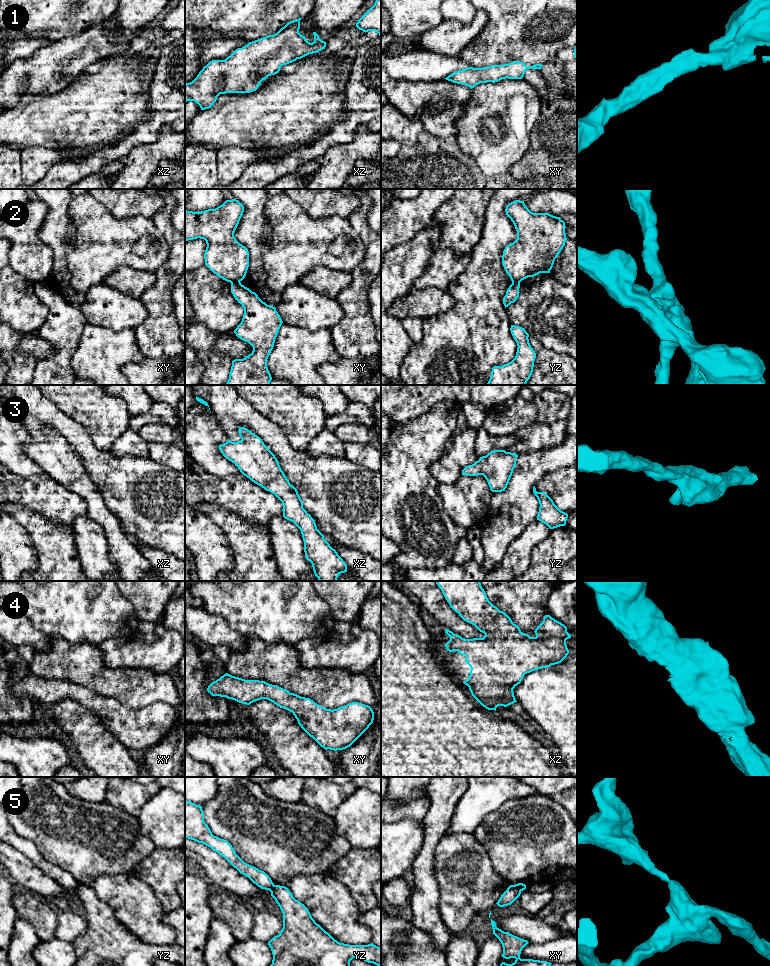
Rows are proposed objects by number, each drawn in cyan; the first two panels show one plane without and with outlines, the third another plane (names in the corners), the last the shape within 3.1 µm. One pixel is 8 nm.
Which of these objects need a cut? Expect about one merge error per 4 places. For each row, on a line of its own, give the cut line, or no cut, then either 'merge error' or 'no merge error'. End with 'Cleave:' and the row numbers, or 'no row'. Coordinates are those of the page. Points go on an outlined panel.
1: cut none; no merge error
2: cut xy (239, 281), (231, 283); merge error
3: cut none; no merge error
4: cut none; no merge error
5: cut xy (512, 885), (521, 890); merge error
Cleave: 2, 5

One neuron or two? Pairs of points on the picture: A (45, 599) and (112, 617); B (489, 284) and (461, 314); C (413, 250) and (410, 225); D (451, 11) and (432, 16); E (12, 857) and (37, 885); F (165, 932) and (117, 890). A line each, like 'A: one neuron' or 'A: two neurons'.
A: one neuron
B: one neuron
C: two neurons
D: two neurons
E: one neuron
F: one neuron

